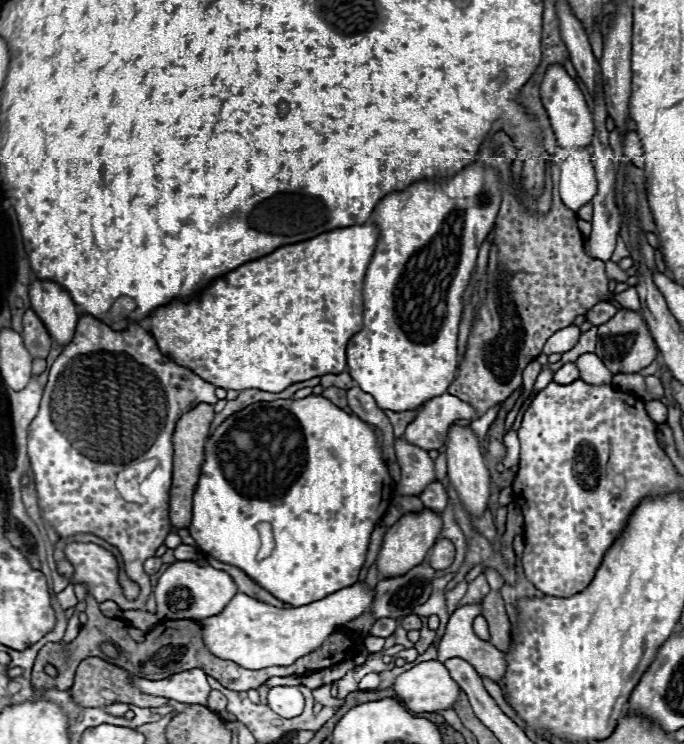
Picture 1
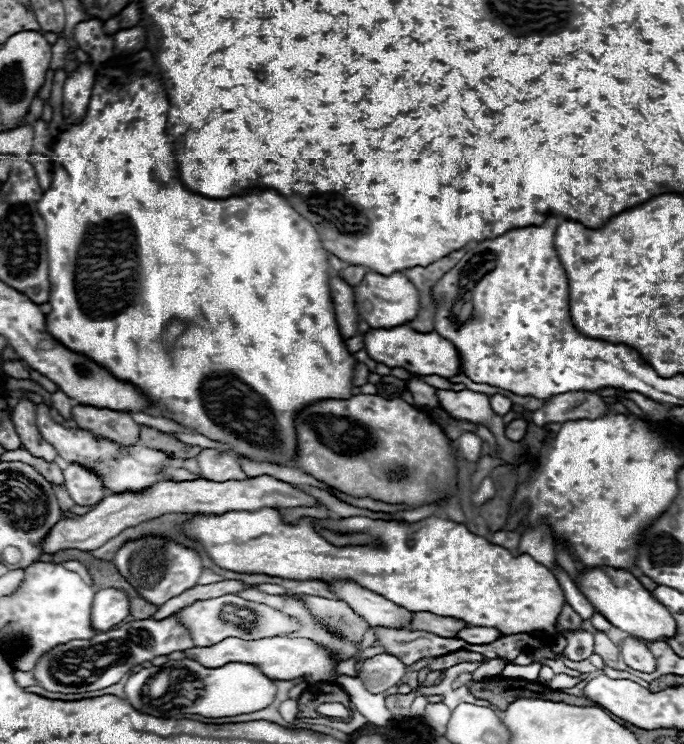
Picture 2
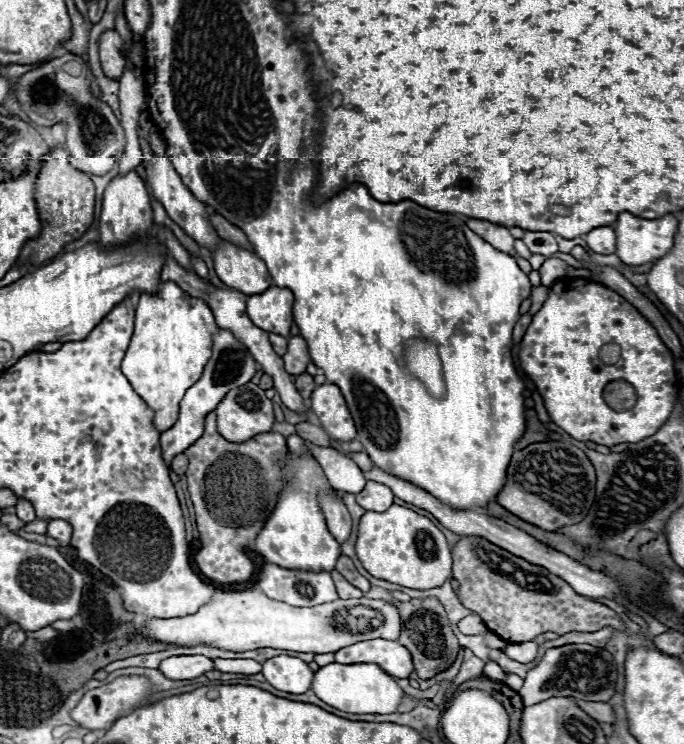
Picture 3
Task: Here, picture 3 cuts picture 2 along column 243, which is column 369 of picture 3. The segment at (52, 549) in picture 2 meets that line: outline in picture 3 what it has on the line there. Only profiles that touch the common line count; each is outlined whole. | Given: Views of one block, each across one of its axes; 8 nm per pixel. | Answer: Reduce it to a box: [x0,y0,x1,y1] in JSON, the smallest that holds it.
[356,480,394,512]

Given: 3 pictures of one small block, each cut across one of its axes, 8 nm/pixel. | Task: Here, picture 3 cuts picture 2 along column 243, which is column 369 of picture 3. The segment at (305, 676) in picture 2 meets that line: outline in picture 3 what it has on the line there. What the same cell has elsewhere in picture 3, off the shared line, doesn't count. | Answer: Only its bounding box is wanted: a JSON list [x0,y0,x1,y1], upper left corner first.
[336,640,414,678]

